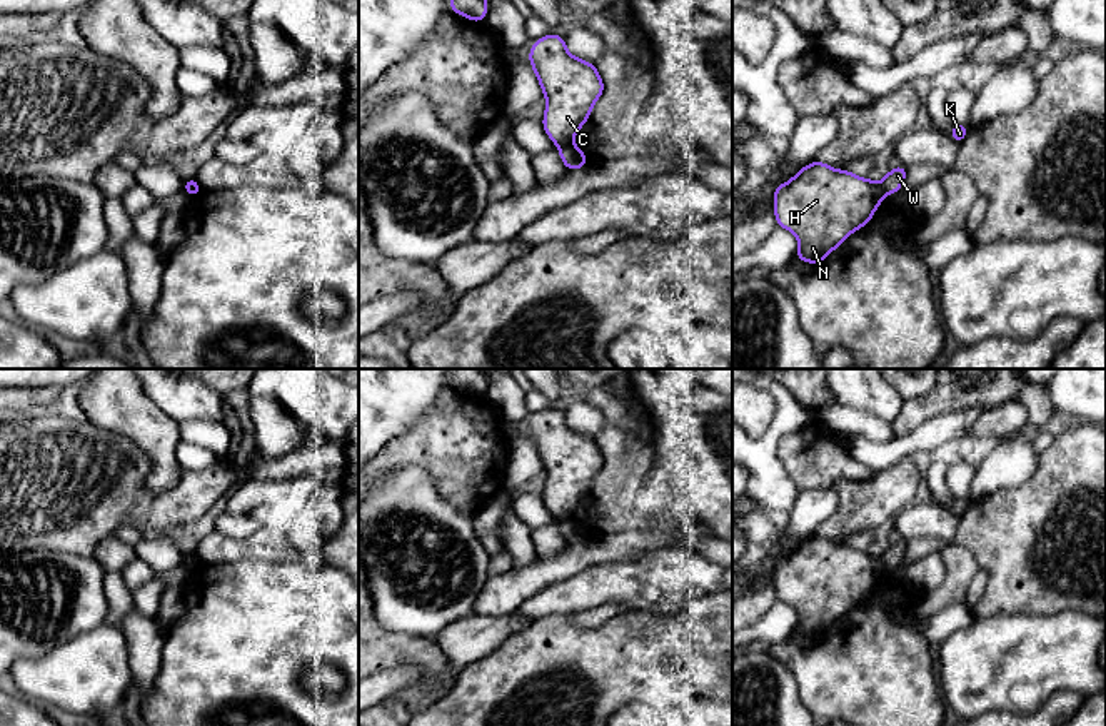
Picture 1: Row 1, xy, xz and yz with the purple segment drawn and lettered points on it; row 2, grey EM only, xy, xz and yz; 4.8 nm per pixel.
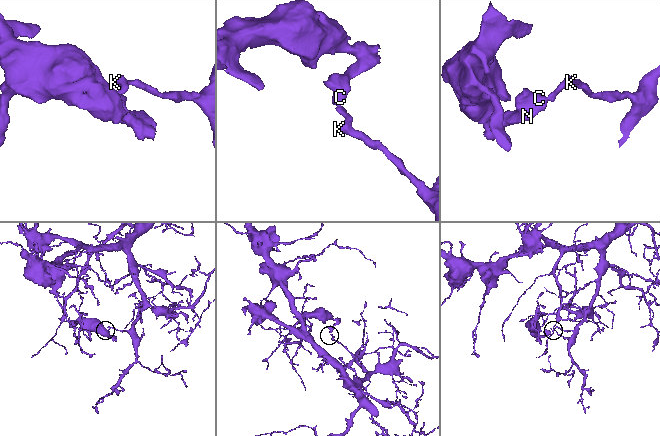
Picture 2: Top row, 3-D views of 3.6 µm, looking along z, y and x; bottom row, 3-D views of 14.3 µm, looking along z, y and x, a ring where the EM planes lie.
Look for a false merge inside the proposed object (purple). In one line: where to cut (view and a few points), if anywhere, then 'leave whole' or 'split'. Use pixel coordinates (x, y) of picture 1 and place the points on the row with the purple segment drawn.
cut in xz along (571, 142), (559, 147); split

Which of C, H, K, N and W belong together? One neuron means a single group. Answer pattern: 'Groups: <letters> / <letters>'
Groups: C H N / K W

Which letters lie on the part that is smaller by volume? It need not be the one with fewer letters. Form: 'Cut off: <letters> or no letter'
Cut off: C, H, N

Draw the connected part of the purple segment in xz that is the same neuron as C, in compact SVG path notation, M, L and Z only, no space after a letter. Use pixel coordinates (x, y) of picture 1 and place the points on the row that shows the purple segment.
M556 33L534 42L527 57L547 100L542 118L545 134L557 147L572 144L604 93L596 65L572 57L564 37Z

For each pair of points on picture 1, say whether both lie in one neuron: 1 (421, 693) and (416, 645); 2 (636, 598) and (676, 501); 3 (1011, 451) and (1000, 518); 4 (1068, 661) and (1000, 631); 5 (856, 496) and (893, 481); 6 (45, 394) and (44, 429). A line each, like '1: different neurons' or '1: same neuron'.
1: same neuron
2: different neurons
3: different neurons
4: same neuron
5: same neuron
6: different neurons

